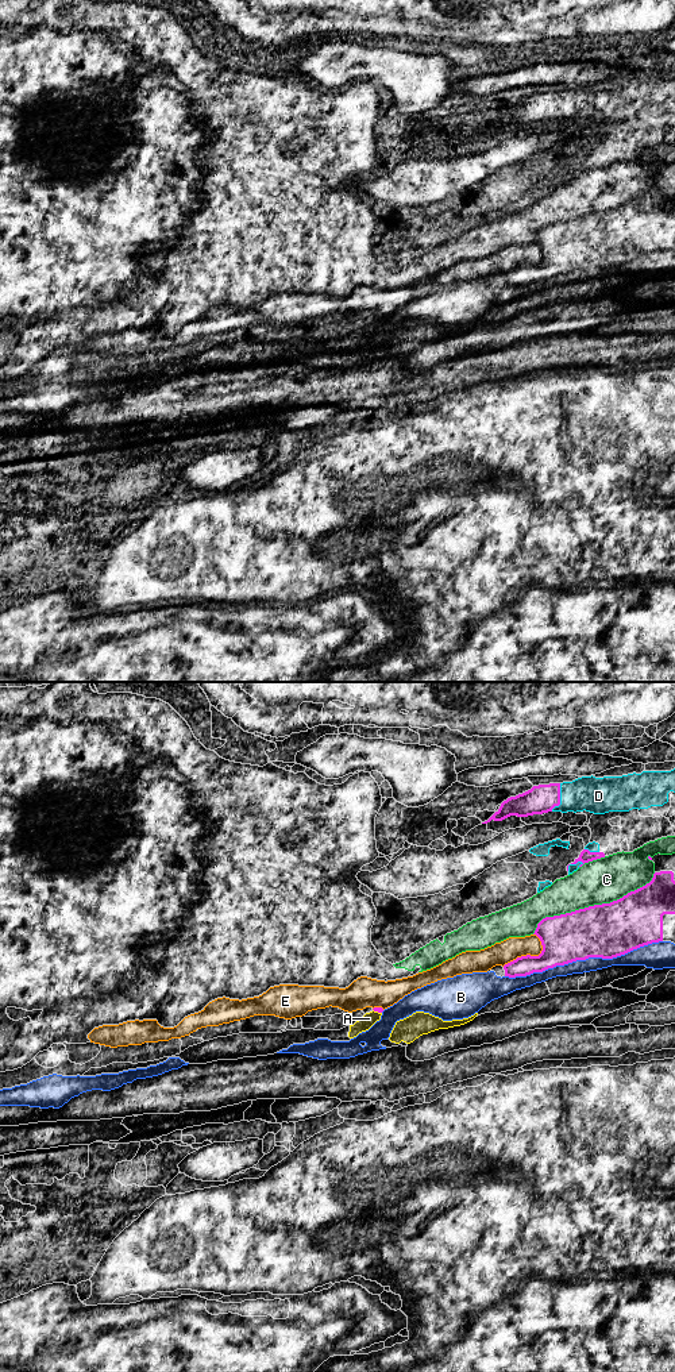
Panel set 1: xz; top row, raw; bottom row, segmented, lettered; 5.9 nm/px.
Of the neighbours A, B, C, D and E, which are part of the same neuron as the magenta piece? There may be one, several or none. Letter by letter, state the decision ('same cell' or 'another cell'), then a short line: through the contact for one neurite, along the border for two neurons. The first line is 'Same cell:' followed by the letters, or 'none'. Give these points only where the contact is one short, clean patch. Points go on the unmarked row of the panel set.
Same cell: none
A: another cell; line xz (373, 318), (381, 322)
B: another cell
C: another cell
D: another cell
E: another cell

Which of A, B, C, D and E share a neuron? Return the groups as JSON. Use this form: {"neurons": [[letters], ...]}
{"neurons": [["A"], ["B"], ["C"], ["D"], ["E"]]}

